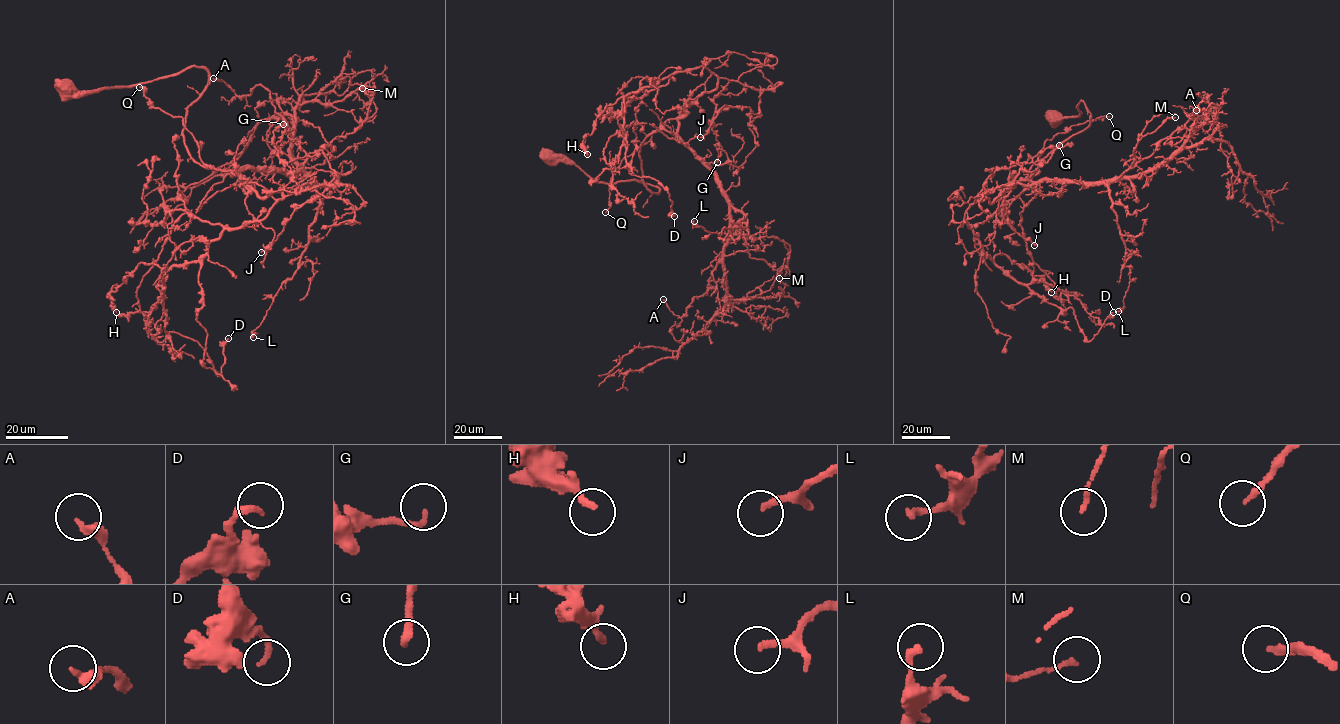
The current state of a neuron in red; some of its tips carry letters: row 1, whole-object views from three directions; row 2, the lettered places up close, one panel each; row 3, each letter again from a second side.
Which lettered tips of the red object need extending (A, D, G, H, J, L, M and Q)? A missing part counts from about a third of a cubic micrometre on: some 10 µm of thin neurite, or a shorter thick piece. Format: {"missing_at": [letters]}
{"missing_at": ["J"]}

